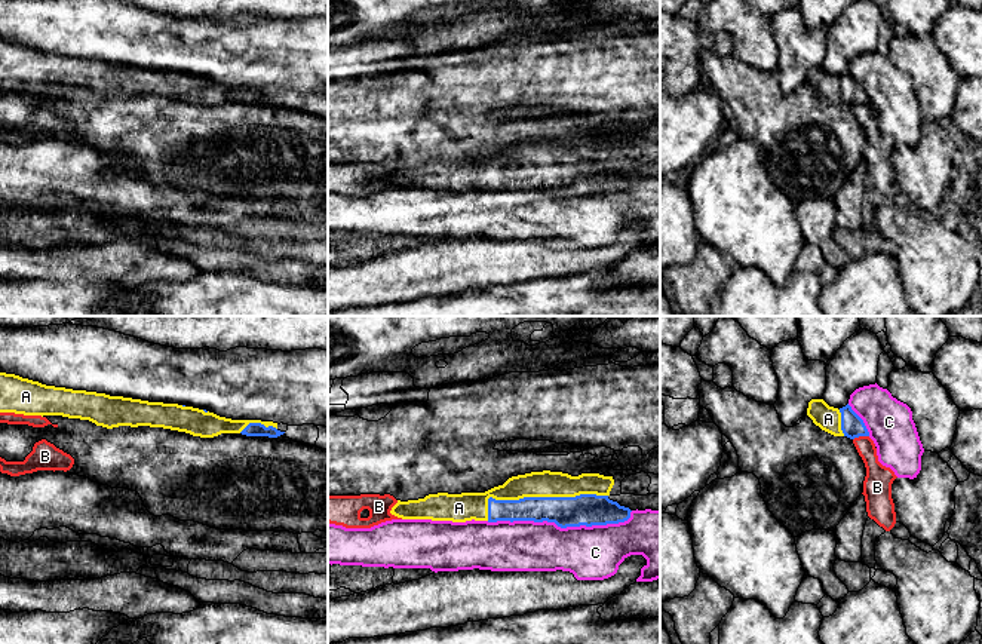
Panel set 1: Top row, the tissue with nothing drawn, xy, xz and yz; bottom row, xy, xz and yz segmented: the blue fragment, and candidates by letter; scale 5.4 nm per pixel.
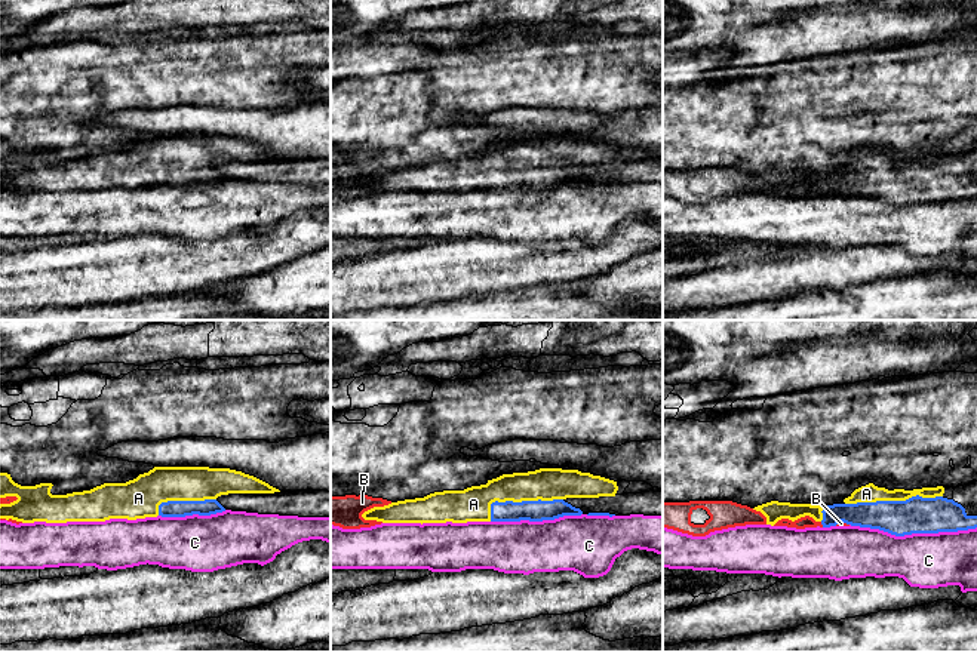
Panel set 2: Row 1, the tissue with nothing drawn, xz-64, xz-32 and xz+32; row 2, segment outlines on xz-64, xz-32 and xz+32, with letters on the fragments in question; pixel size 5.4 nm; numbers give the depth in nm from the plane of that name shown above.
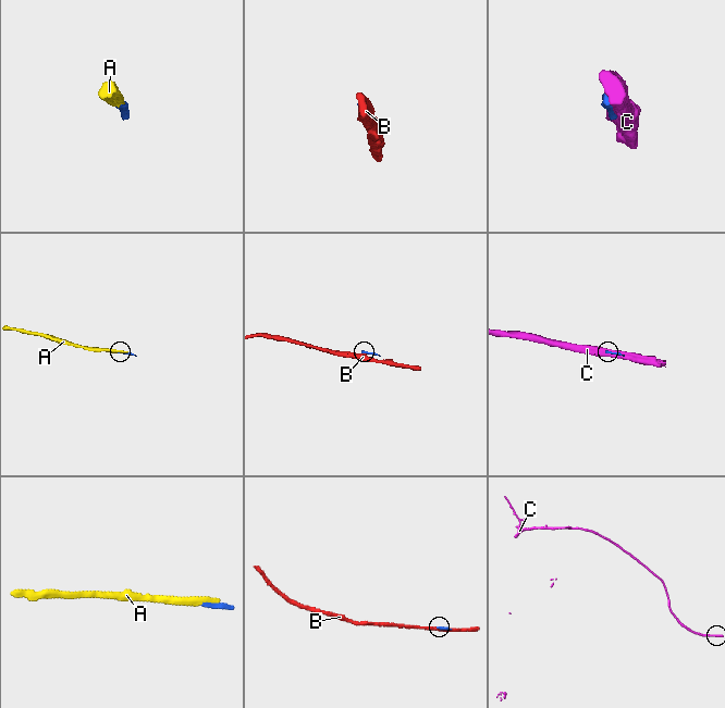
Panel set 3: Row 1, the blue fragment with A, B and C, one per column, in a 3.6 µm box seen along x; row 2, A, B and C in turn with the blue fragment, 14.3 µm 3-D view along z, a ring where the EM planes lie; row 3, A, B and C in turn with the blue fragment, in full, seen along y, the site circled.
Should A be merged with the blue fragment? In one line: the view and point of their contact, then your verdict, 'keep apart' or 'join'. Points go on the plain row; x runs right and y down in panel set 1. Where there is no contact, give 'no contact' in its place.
xz (537, 165) | join

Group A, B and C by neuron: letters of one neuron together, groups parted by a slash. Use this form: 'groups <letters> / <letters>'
groups A / B / C

